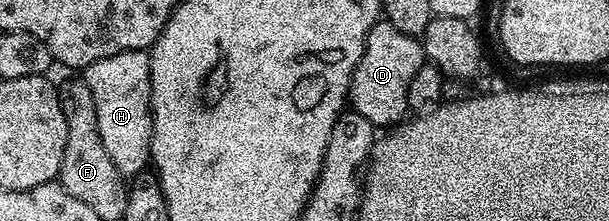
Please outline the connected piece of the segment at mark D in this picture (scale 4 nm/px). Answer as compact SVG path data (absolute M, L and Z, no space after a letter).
M378 20L365 40L365 50L349 80L348 104L352 112L363 115L374 127L393 127L406 116L411 79L427 58L418 38L399 31L390 21Z

